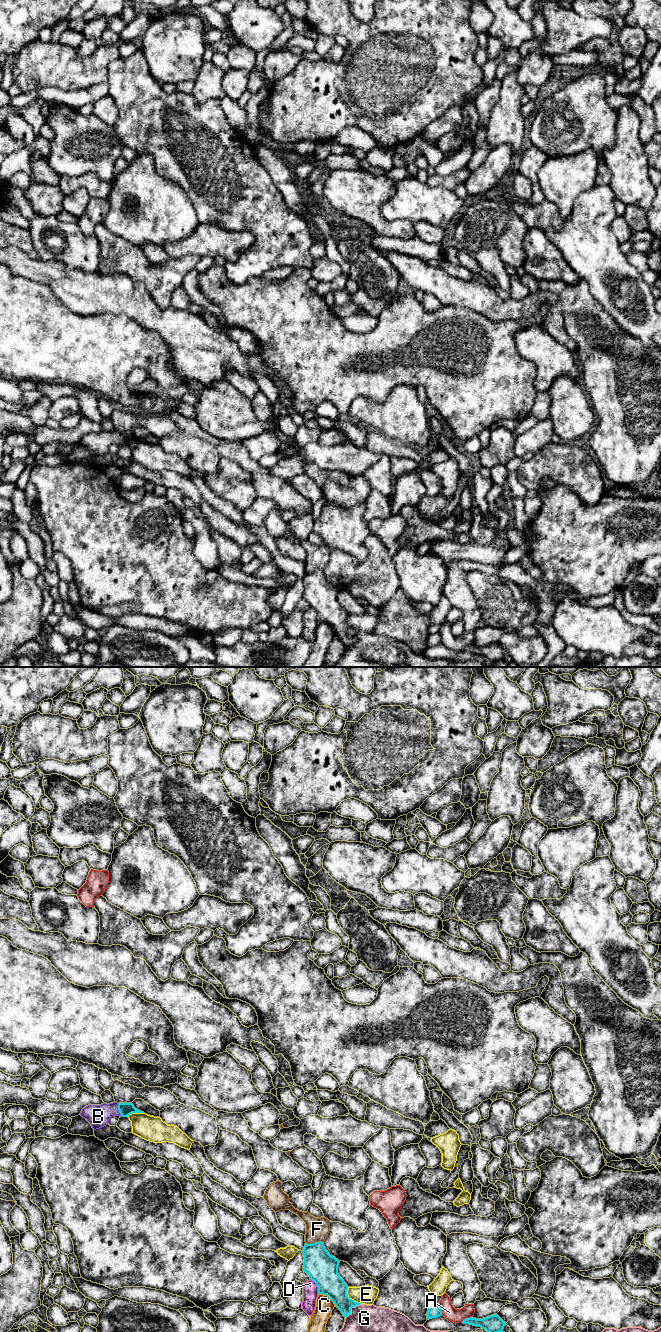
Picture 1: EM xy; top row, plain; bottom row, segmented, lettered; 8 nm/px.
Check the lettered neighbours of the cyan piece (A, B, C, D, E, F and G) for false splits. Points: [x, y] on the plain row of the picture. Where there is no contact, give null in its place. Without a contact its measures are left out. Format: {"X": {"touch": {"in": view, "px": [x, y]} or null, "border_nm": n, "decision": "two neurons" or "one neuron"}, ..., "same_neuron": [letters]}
{"A": {"touch": {"in": "xy", "px": [440, 637]}, "border_nm": 90, "decision": "two neurons"}, "B": {"touch": {"in": "xy", "px": [118, 437]}, "border_nm": 110, "decision": "one neuron"}, "C": {"touch": {"in": "xy", "px": [328, 624]}, "border_nm": 180, "decision": "two neurons"}, "D": {"touch": {"in": "xy", "px": [317, 614]}, "border_nm": 130, "decision": "two neurons"}, "E": {"touch": {"in": "xy", "px": [349, 626]}, "border_nm": 180, "decision": "two neurons"}, "F": {"touch": {"in": "xy", "px": [315, 570]}, "border_nm": 140, "decision": "two neurons"}, "G": {"touch": {"in": "xy", "px": [350, 637]}, "border_nm": 180, "decision": "two neurons"}, "same_neuron": ["B"]}

